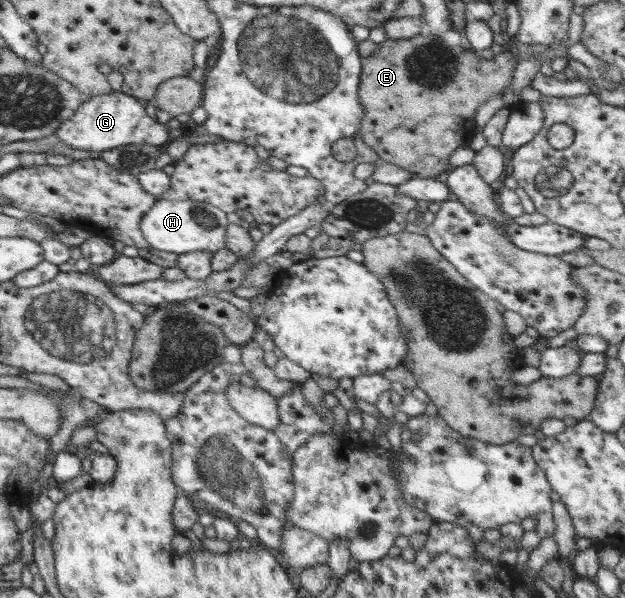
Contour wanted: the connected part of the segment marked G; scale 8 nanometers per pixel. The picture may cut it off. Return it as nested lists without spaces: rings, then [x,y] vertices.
[[[111,90],[107,94],[84,100],[75,114],[61,124],[55,135],[71,148],[101,152],[135,143],[157,144],[164,147],[169,141],[168,127],[149,117],[143,105],[135,97],[120,90]]]

